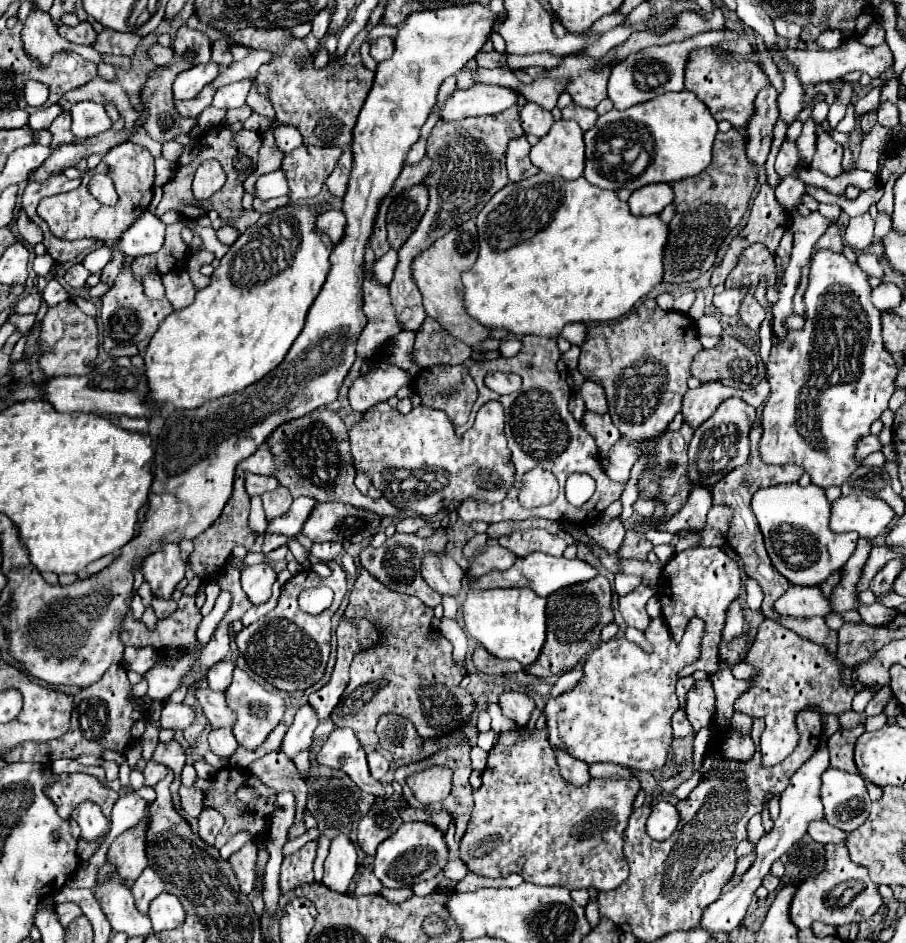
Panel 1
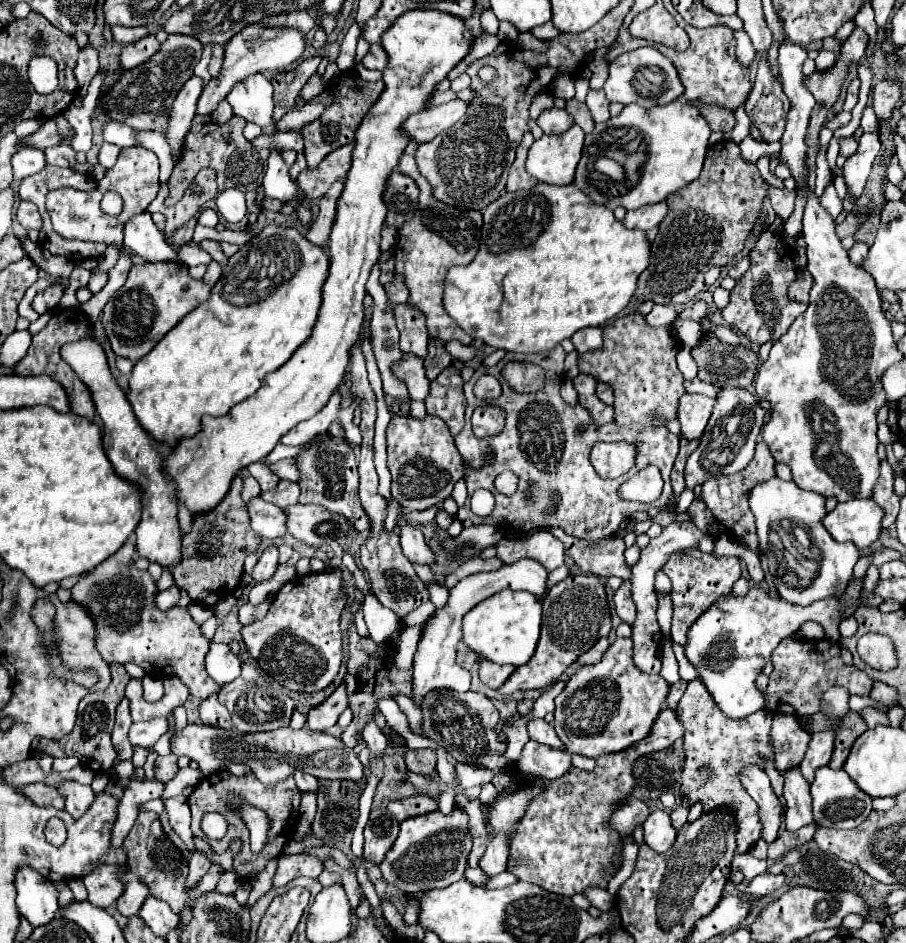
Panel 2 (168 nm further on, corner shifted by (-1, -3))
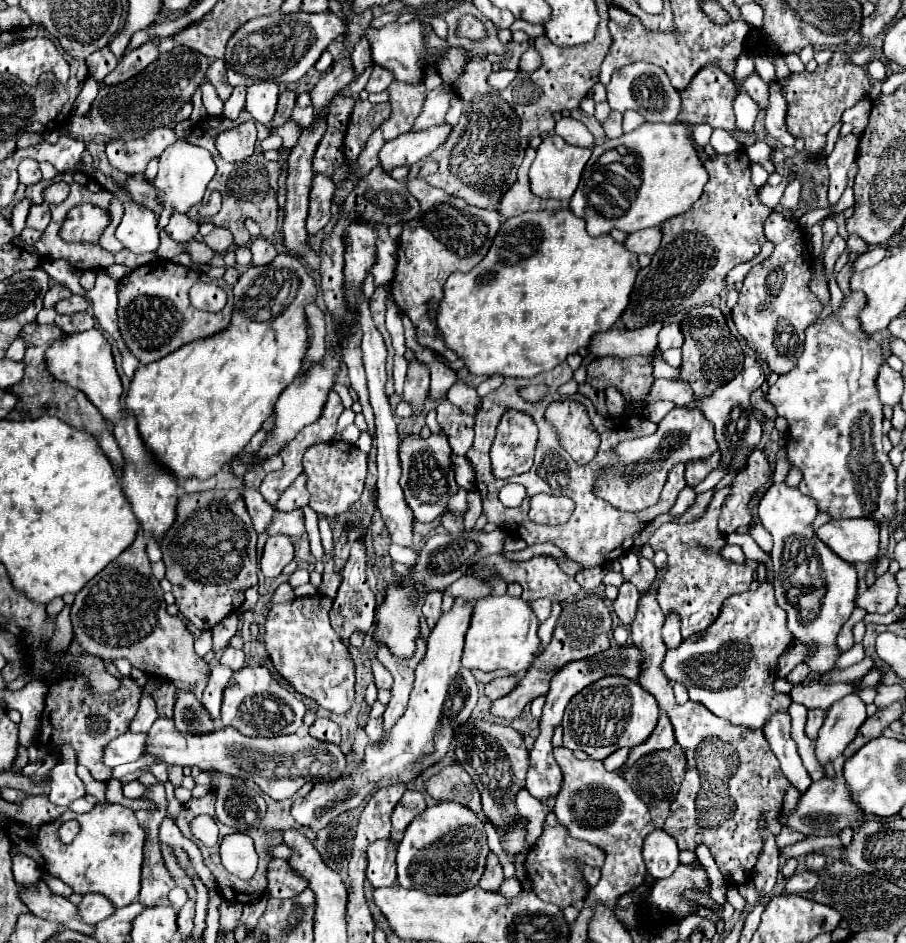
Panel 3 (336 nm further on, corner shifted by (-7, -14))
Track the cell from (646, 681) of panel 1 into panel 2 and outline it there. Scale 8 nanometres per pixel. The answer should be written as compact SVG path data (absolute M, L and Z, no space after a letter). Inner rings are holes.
M617 638L609 646L601 662L579 668L577 674L573 674L571 680L565 684L563 692L555 698L557 708L555 708L553 726L569 752L577 752L591 758L597 758L599 754L607 754L607 752L619 752L635 744L635 740L647 736L651 724L655 722L655 716L659 716L659 708L663 706L667 692L669 692L669 684L663 680L663 676L647 676L635 668L631 660L631 638Z

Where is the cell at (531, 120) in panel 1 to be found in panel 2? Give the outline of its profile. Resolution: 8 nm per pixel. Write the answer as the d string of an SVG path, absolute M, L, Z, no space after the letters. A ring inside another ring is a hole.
M551 108L539 116L537 124L543 128L545 134L561 134L561 132L567 132L575 122L571 116L567 116L565 110Z

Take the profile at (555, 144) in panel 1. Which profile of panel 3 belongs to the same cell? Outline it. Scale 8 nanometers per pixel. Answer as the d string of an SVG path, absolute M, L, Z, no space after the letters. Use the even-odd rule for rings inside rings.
M549 135L547 139L543 139L543 143L537 147L537 157L529 169L529 181L531 181L531 191L537 197L551 197L551 199L559 199L563 203L569 203L569 199L573 197L573 191L579 185L581 179L581 171L585 167L585 163L591 157L591 147L575 147L575 145L567 145L559 135Z

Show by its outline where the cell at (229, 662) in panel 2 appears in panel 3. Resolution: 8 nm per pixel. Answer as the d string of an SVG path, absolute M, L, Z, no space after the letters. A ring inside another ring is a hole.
M225 649L223 651L223 655L221 655L221 659L219 659L219 663L221 665L227 665L227 667L231 667L233 671L239 671L241 667L243 667L243 663L245 663L245 657L243 657L243 651L239 651L239 649Z

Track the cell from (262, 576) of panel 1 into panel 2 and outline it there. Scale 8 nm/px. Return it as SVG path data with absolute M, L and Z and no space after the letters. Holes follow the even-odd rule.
M277 546L265 548L265 552L261 554L261 558L259 558L259 562L257 562L257 566L255 566L253 574L251 574L253 576L253 584L259 584L259 582L271 578L275 574L275 570L277 570L277 564L279 564L277 560L279 560Z

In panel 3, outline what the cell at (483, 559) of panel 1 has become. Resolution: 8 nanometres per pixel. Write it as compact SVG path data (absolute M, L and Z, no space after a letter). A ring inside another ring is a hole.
M463 575L461 579L457 579L455 583L451 583L445 591L443 591L443 611L449 611L455 597L463 597L467 601L475 601L475 599L483 599L491 593L491 585L485 583L485 579L477 579L475 575Z

